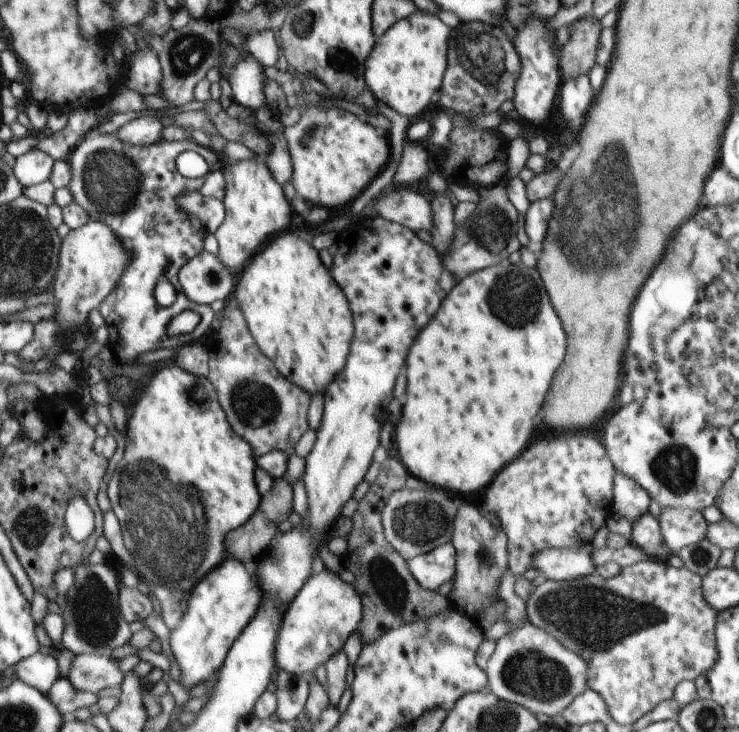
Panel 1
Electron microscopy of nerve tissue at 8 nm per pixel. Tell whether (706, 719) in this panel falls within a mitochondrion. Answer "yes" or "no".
yes

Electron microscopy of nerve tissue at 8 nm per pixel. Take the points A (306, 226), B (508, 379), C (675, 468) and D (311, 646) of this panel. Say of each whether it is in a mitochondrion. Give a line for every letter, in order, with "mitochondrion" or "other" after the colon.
A: other
B: other
C: mitochondrion
D: mitochondrion

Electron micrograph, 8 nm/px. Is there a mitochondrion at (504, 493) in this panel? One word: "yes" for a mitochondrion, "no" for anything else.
no

